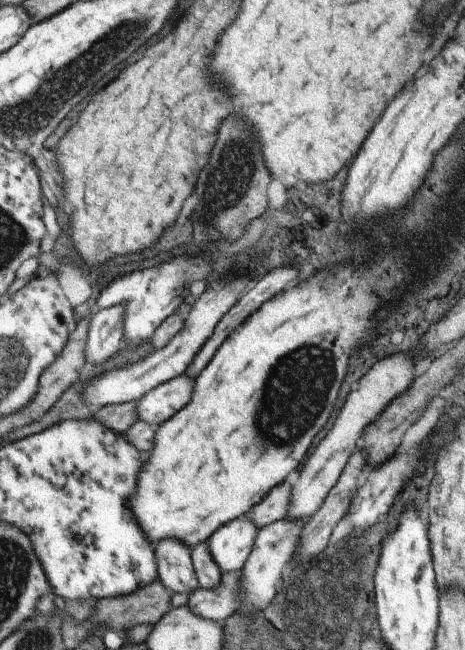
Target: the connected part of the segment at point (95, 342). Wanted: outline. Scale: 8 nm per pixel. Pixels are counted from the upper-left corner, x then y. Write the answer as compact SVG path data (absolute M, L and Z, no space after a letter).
M117 303L115 306L99 309L90 318L84 348L86 362L102 368L102 364L121 348L124 316L124 304Z

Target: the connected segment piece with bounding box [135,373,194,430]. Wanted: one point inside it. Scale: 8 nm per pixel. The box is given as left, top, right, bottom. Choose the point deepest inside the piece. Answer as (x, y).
(162, 402)

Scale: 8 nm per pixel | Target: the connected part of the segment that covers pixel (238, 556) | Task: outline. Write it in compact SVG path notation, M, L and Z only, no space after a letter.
M243 516L222 524L208 536L205 541L221 573L240 570L260 528Z

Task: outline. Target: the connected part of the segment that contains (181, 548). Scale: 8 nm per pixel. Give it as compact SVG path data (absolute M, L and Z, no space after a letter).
M159 540L155 547L157 576L172 594L189 593L199 588L190 559L187 545L179 544L179 540Z

